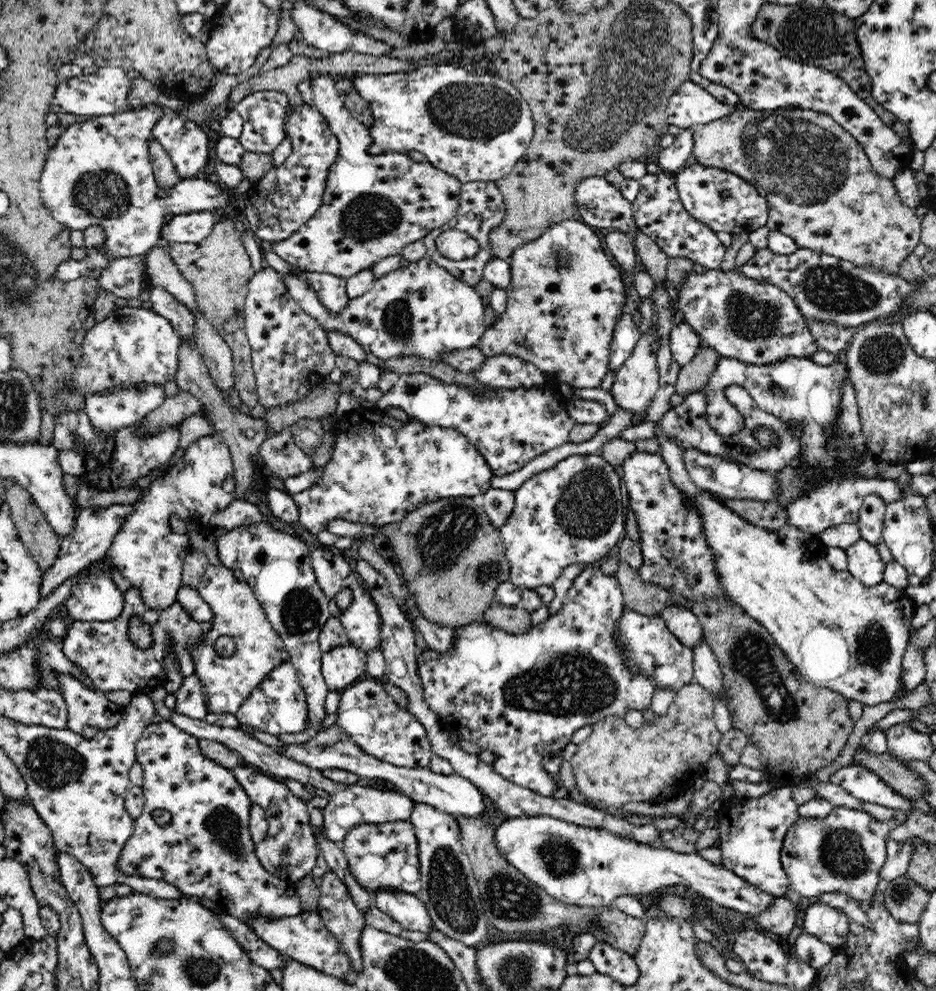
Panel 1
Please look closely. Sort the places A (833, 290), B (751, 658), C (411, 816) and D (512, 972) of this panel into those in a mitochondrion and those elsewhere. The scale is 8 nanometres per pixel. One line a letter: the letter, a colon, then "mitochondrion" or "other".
A: mitochondrion
B: mitochondrion
C: other
D: mitochondrion

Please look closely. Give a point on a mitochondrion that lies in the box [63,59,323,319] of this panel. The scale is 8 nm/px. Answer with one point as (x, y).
(102, 192)

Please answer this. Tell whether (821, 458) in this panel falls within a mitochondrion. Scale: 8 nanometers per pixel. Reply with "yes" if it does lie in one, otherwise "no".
no

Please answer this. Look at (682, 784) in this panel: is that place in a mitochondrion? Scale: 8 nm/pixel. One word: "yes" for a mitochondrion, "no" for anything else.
no

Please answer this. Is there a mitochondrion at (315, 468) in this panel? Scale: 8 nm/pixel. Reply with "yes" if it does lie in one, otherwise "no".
no

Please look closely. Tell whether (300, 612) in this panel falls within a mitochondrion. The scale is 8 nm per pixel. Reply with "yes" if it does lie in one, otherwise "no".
yes

